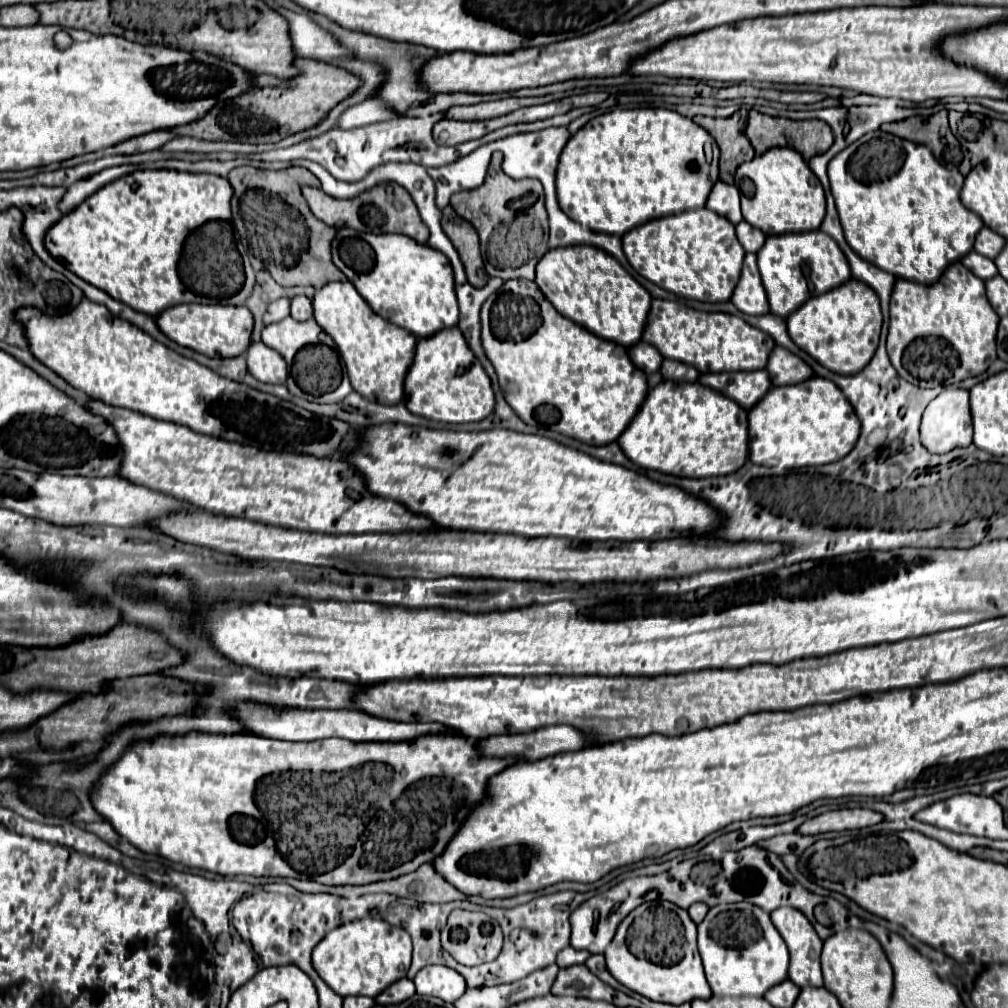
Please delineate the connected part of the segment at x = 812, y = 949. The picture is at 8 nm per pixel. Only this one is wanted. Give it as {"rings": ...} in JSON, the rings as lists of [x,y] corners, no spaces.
{"rings":[[[778,907],[772,911],[772,923],[786,941],[789,951],[790,961],[788,967],[788,976],[790,983],[796,983],[798,987],[812,985],[812,987],[822,987],[822,971],[820,971],[820,951],[822,951],[822,939],[814,931],[812,923],[802,915],[802,911],[794,907]]]}

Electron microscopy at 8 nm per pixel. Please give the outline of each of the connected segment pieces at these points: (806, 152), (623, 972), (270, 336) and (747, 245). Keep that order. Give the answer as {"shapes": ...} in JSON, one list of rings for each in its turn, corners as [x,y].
{"shapes":[[[[750,111],[750,113],[748,113],[746,137],[750,139],[756,155],[762,155],[762,153],[768,151],[770,147],[792,147],[792,149],[796,149],[806,161],[810,161],[814,155],[826,153],[826,151],[830,149],[830,145],[834,143],[834,135],[832,135],[830,127],[828,127],[824,121],[818,121],[818,119],[792,121],[792,119],[784,119],[784,117],[762,115],[762,113],[758,113],[758,111]]],[[[620,929],[604,953],[606,967],[618,983],[622,983],[624,987],[628,987],[628,989],[652,999],[652,1001],[662,1001],[662,1003],[672,1003],[672,1005],[680,1005],[680,1003],[686,1003],[692,999],[708,999],[712,995],[696,945],[690,945],[686,951],[686,957],[682,961],[678,961],[676,965],[662,967],[662,965],[654,965],[652,961],[634,957],[626,947],[624,935],[626,935],[624,929]]],[[[286,317],[274,325],[266,325],[262,331],[262,341],[276,349],[286,359],[286,363],[292,363],[296,351],[304,345],[320,343],[322,333],[324,329],[314,319],[300,323],[292,317]]],[[[740,221],[736,225],[736,237],[742,243],[744,251],[748,251],[748,253],[758,253],[758,249],[766,241],[766,235],[762,231],[758,231],[756,227],[752,227],[750,223],[746,223],[746,221]]]]}

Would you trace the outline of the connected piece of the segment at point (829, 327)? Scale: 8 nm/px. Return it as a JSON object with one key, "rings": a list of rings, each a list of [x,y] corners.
{"rings":[[[850,279],[828,293],[808,299],[786,323],[790,339],[820,365],[840,375],[854,375],[866,367],[878,347],[882,313],[874,289],[858,279]]]}

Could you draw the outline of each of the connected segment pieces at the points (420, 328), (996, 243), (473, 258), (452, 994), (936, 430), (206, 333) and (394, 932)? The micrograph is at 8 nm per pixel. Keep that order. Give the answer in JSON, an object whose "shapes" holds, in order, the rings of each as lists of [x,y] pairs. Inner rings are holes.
{"shapes":[[[[342,227],[332,241],[332,259],[374,313],[418,339],[458,325],[460,311],[454,295],[454,269],[440,251],[420,245],[406,235],[374,235]]],[[[982,227],[980,233],[976,235],[976,243],[974,243],[974,251],[978,251],[980,255],[986,255],[988,259],[994,259],[1002,247],[1004,247],[1006,239],[1000,237],[998,233],[994,233],[992,229],[988,227]]],[[[448,205],[442,209],[442,229],[448,235],[448,239],[454,243],[454,247],[466,267],[468,283],[472,287],[484,287],[488,283],[490,275],[486,275],[482,255],[480,255],[478,233],[474,231],[472,223],[458,217],[456,211]]],[[[430,965],[418,971],[414,977],[414,985],[418,995],[440,997],[442,1001],[454,1003],[468,989],[466,979],[452,967],[446,965]]],[[[948,389],[942,391],[924,411],[922,425],[920,425],[920,437],[922,443],[928,447],[928,451],[946,453],[956,447],[968,447],[972,443],[972,417],[968,407],[968,391],[964,389]],[[960,413],[960,415],[956,415]]],[[[174,305],[156,317],[162,333],[182,347],[194,349],[208,357],[238,357],[250,347],[250,337],[254,329],[254,317],[248,307],[232,305]]],[[[360,919],[340,925],[330,931],[314,949],[312,963],[318,975],[338,995],[366,995],[378,997],[380,991],[394,981],[406,977],[412,961],[412,941],[402,927],[394,927],[380,919]]]]}

